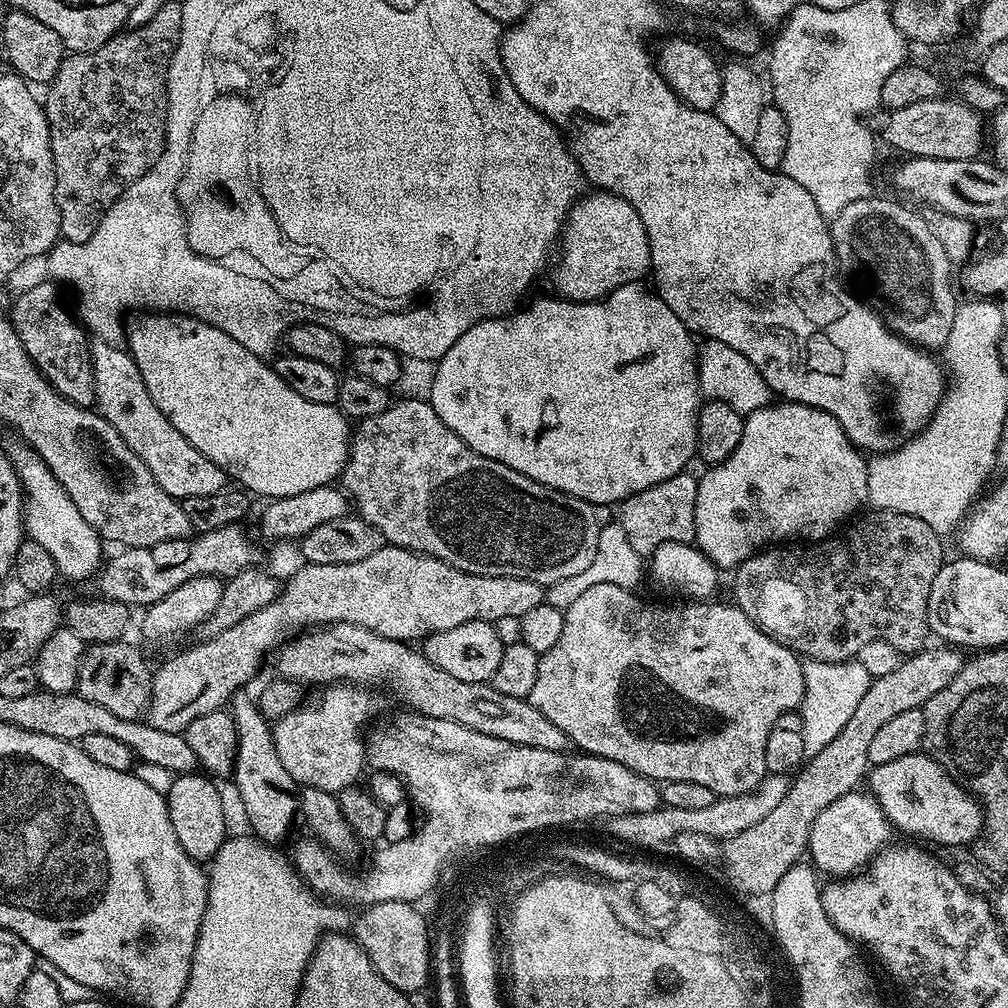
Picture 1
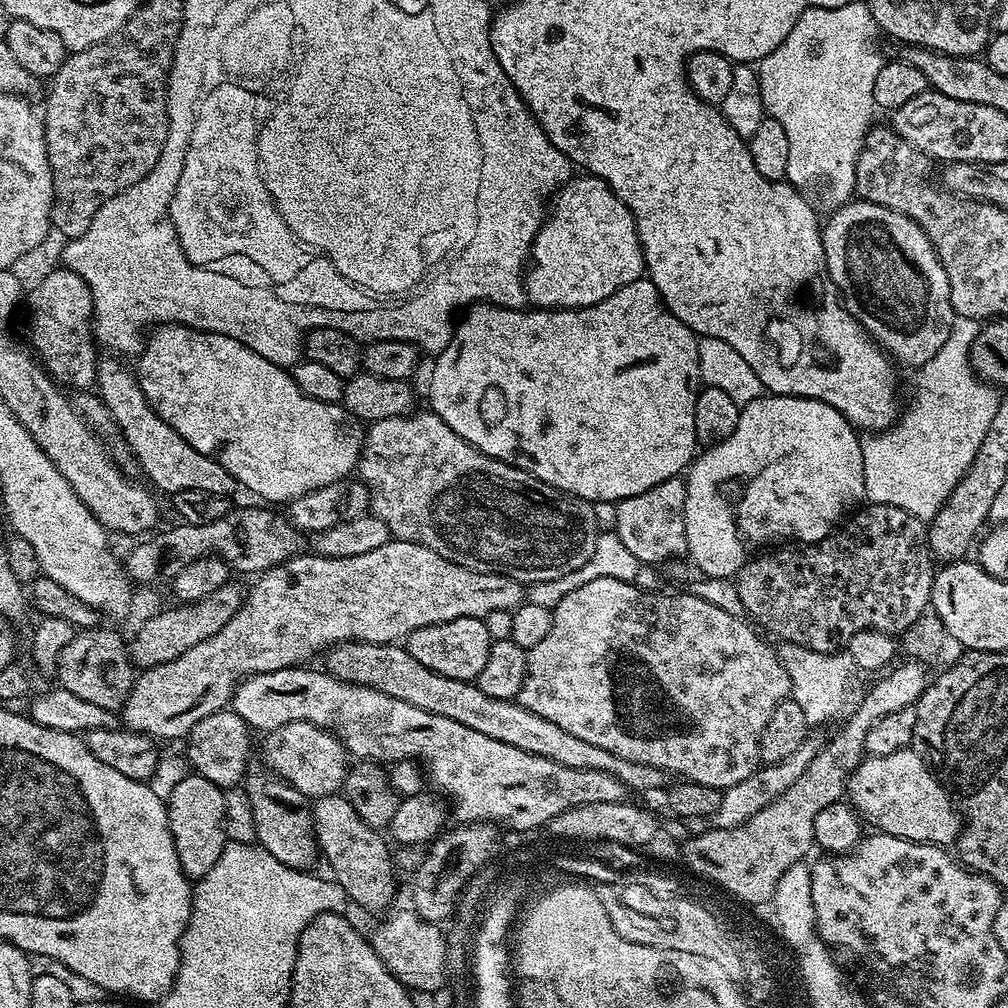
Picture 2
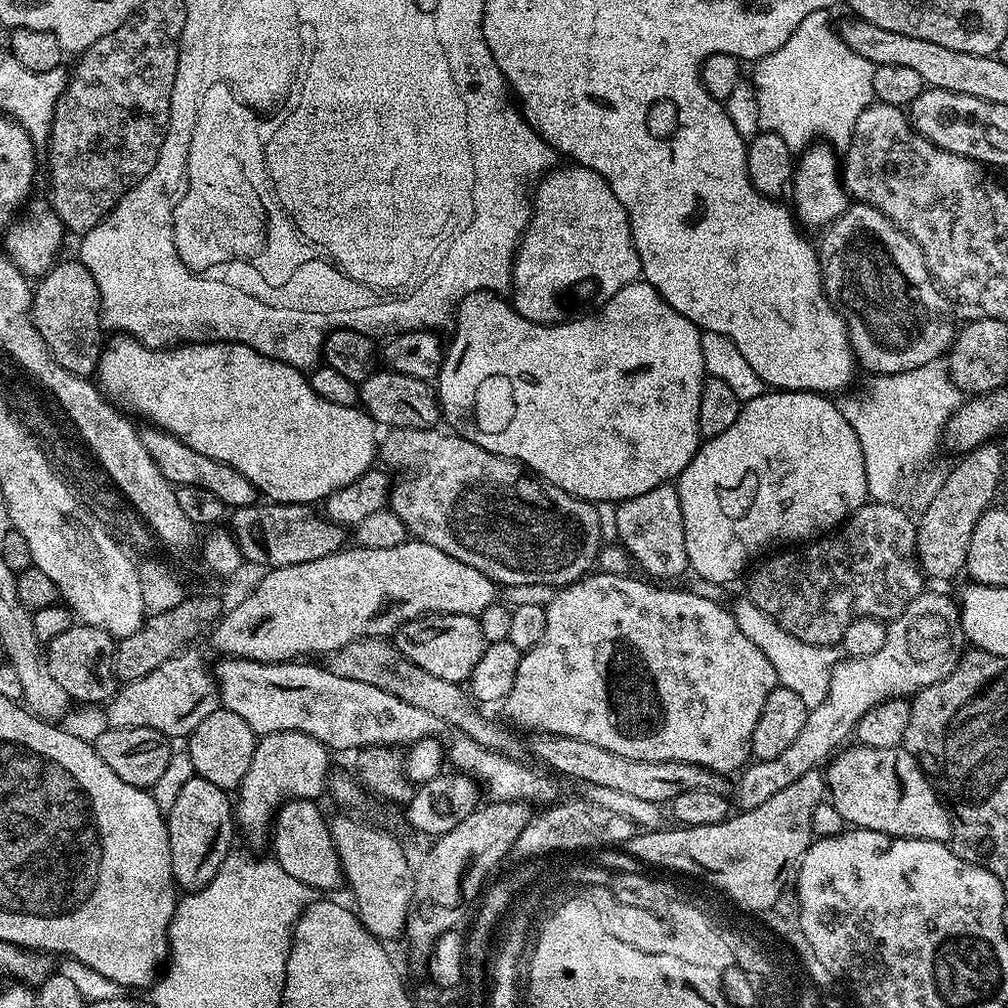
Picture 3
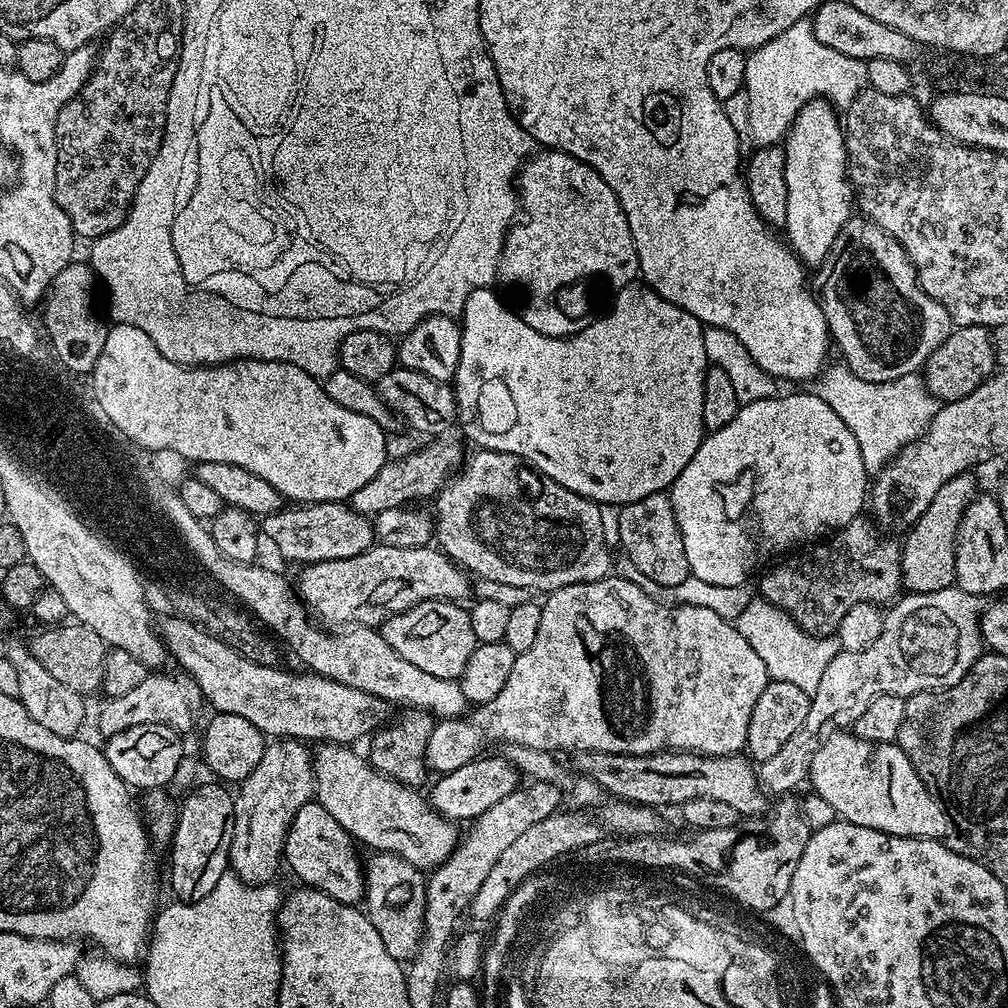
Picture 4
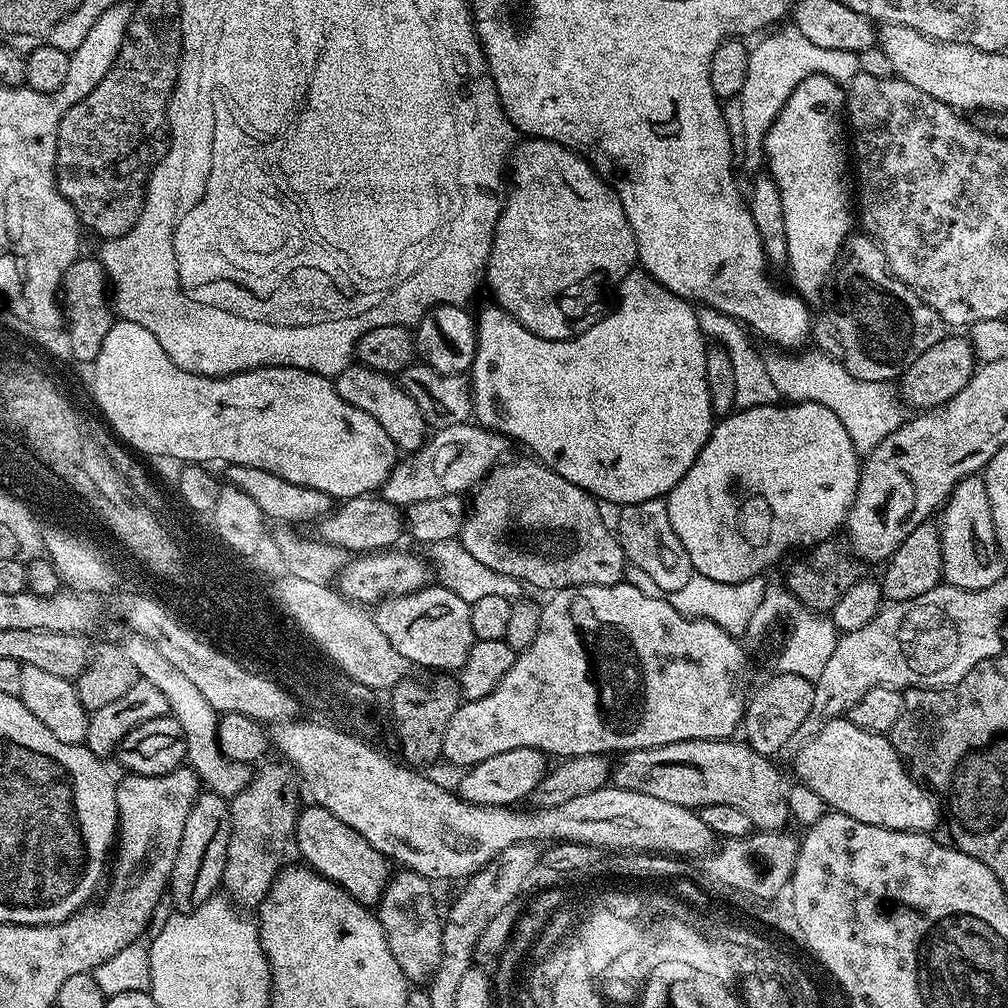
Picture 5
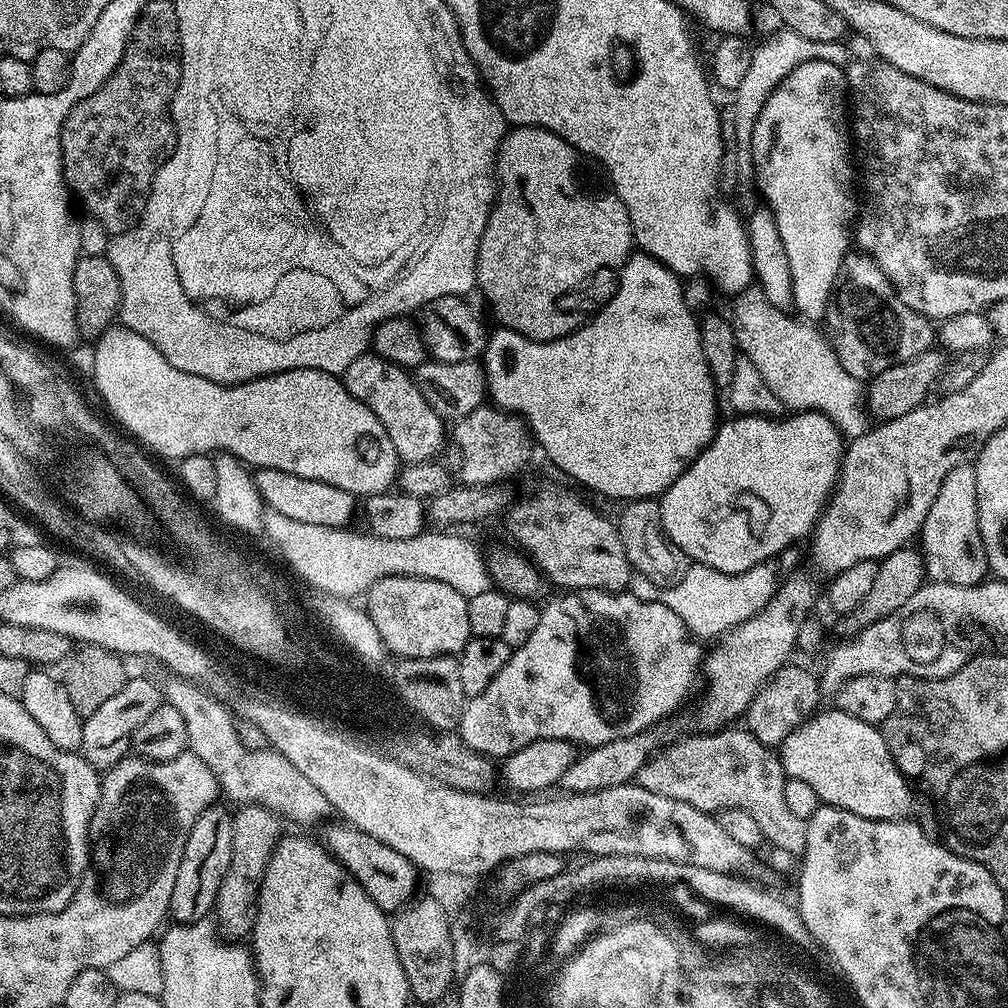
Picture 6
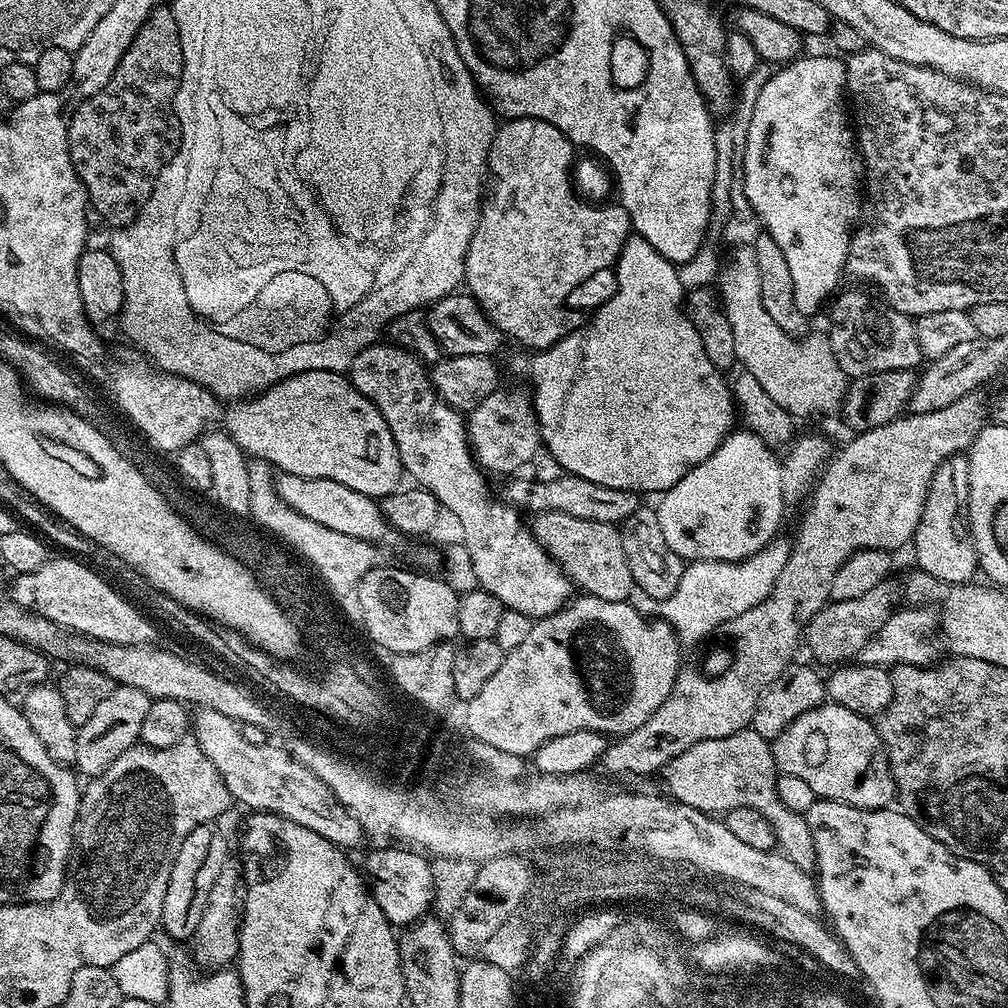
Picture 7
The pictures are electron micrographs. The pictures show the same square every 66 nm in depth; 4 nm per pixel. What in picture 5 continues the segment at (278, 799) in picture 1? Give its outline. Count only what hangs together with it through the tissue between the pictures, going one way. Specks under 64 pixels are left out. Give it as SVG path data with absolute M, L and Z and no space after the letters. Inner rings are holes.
M311 806L299 813L296 818L294 833L294 848L300 851L305 865L315 870L319 876L325 876L330 882L342 886L346 894L350 894L358 903L365 906L375 906L380 902L380 893L390 879L390 861L383 856L358 830L346 826L330 810L319 806Z

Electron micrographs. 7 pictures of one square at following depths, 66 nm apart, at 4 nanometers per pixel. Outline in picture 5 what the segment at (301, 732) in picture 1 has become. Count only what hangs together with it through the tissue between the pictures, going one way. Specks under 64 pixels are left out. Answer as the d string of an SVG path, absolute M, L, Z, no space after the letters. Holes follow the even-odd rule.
M287 762L279 763L268 764L261 772L257 771L251 782L237 796L231 797L228 805L230 810L230 832L229 844L226 846L226 866L224 867L222 888L244 910L259 909L260 905L268 899L268 892L272 888L272 883L276 881L276 877L280 875L285 867L284 851L290 848L294 840L298 815L296 799L300 796L299 790L296 789L298 776L291 764Z

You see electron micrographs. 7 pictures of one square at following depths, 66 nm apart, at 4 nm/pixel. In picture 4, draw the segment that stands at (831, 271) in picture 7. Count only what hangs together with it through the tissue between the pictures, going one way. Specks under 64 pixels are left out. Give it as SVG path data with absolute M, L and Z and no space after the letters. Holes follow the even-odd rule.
M823 98L806 102L800 107L800 113L788 127L788 134L782 141L785 154L786 190L789 192L784 224L786 233L788 232L786 240L792 251L806 266L820 263L823 265L832 256L834 238L838 238L842 226L846 226L846 222L854 214L854 193L852 182L848 179L848 151L844 141L842 120L839 115L837 117L836 115L838 115L837 109Z

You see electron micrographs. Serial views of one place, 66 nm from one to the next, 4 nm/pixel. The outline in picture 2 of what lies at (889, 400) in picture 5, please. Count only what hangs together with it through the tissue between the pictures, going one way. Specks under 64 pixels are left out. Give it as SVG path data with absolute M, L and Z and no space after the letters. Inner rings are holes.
M959 317L946 338L946 346L915 373L912 401L907 401L891 428L861 439L865 470L865 497L873 504L898 506L906 514L931 522L950 498L954 486L970 470L982 438L994 422L1001 393L972 371L970 353L977 321Z

